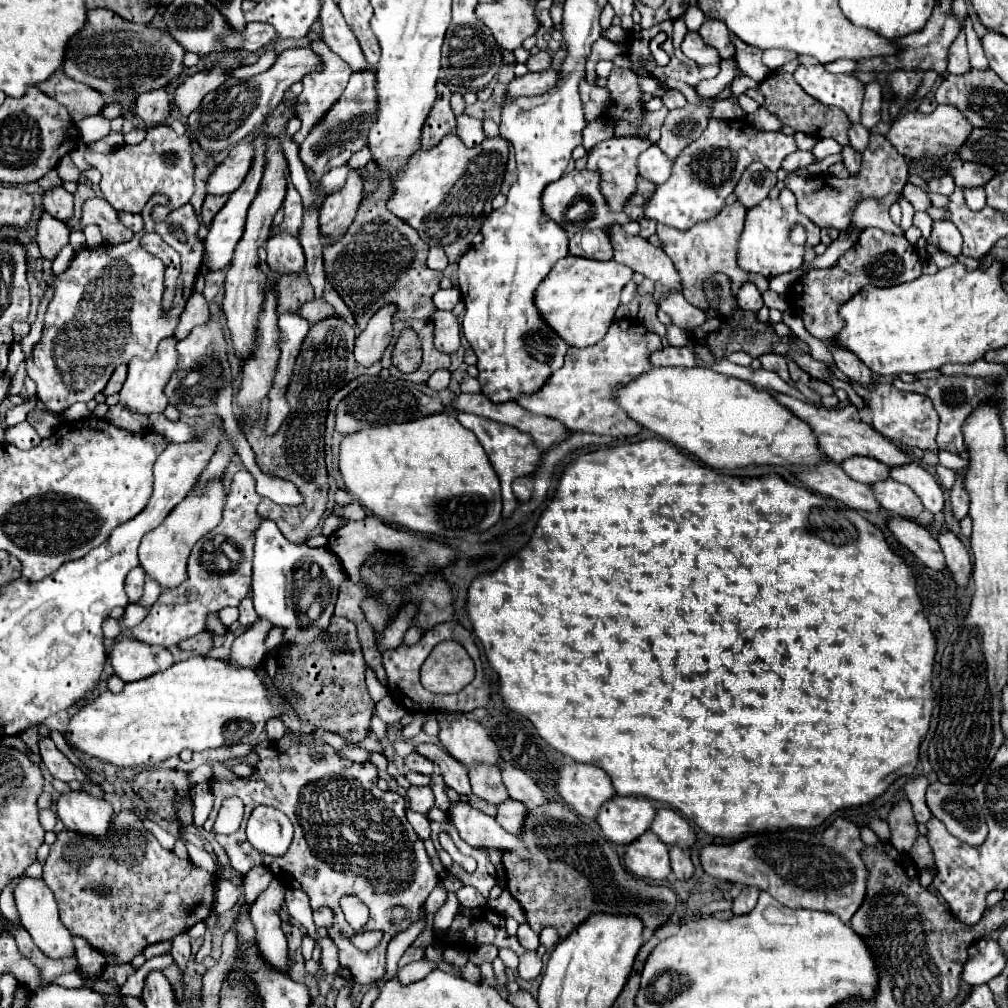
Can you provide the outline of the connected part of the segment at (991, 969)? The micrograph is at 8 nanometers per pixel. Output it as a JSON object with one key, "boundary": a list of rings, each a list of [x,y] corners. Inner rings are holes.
{"boundary":[[[979,939],[969,947],[969,959],[965,963],[963,979],[969,985],[983,985],[997,977],[1007,965],[1005,951],[995,939]]]}

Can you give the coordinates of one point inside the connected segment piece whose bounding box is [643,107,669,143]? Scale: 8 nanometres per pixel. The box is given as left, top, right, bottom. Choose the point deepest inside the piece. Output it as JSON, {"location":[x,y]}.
{"location":[654,120]}

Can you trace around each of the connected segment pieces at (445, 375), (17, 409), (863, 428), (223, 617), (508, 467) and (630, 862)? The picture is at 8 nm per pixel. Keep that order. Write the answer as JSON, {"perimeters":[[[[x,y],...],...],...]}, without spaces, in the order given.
{"perimeters":[[[[435,371],[435,373],[429,377],[427,387],[429,387],[429,389],[433,389],[433,391],[443,391],[443,389],[447,389],[449,379],[451,379],[449,371]]],[[[29,400],[28,402],[13,407],[5,416],[5,423],[7,428],[15,426],[16,424],[26,420],[27,413],[31,411],[36,405],[36,401]]],[[[773,395],[773,397],[779,403],[787,405],[797,417],[801,417],[809,425],[813,425],[813,433],[819,439],[821,451],[825,451],[827,457],[831,457],[835,463],[843,463],[849,457],[871,457],[889,467],[901,467],[901,465],[913,463],[913,459],[905,451],[901,451],[891,439],[885,439],[885,435],[881,435],[871,425],[861,421],[859,411],[853,405],[847,405],[843,409],[827,409],[823,405],[811,405],[811,403],[805,403],[795,397],[787,397],[787,395]]],[[[225,607],[225,611],[219,611],[219,621],[229,629],[237,619],[239,619],[239,611],[235,607]]],[[[459,413],[457,417],[461,421],[461,425],[465,425],[465,429],[473,431],[479,439],[479,443],[483,445],[485,453],[489,455],[491,459],[491,465],[501,481],[501,491],[503,491],[503,517],[511,517],[509,513],[509,487],[511,487],[511,481],[517,479],[517,477],[525,477],[525,475],[533,475],[541,463],[541,457],[545,451],[541,451],[531,435],[511,427],[511,425],[503,425],[503,423],[497,423],[497,421],[491,421],[491,419],[485,419],[485,417],[477,417],[477,415],[471,415],[471,413]]],[[[653,831],[641,835],[625,849],[625,865],[631,873],[643,879],[667,879],[671,873],[669,845],[665,845]]]]}

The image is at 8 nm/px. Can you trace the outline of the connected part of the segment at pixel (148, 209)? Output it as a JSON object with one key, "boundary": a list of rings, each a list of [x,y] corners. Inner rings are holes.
{"boundary":[[[153,195],[141,213],[145,219],[143,233],[159,233],[165,243],[169,243],[181,255],[181,273],[177,279],[175,301],[167,315],[161,313],[163,297],[163,273],[165,265],[159,263],[155,255],[149,255],[141,247],[141,235],[135,235],[129,243],[117,247],[99,247],[85,249],[75,255],[71,267],[53,279],[53,297],[49,301],[43,337],[35,345],[27,363],[27,375],[37,383],[37,395],[45,407],[53,413],[63,413],[77,401],[91,401],[99,391],[105,389],[115,367],[129,363],[131,357],[151,359],[157,351],[161,339],[171,337],[177,319],[185,307],[183,289],[187,287],[187,299],[193,293],[195,277],[203,261],[203,243],[197,237],[199,219],[191,203],[183,205],[177,211],[171,211],[163,221],[153,221],[151,213],[155,205],[167,205],[165,195]],[[179,223],[187,231],[187,243],[177,241],[169,233],[169,225]]]}

